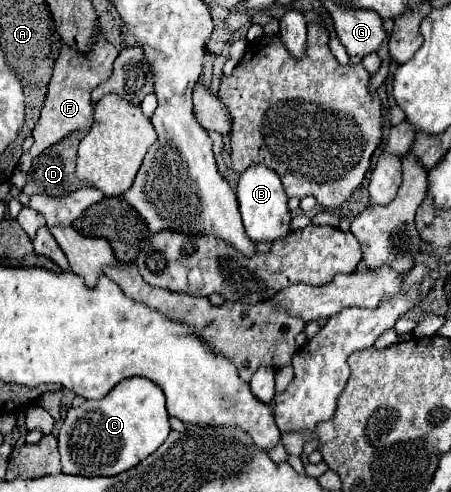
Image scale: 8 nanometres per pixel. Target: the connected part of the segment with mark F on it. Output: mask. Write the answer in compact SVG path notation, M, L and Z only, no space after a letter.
M100 29L94 33L92 45L84 53L76 51L68 45L60 47L60 55L56 59L52 79L48 83L48 93L46 93L46 101L44 101L44 107L42 107L42 115L40 115L40 121L38 121L34 133L32 133L34 145L20 159L22 173L28 173L32 159L38 157L52 143L58 143L62 137L70 135L76 129L84 129L84 127L92 125L90 93L92 93L94 87L98 87L100 83L104 83L112 75L112 63L114 63L116 55L118 55L118 49L106 39L106 35Z

